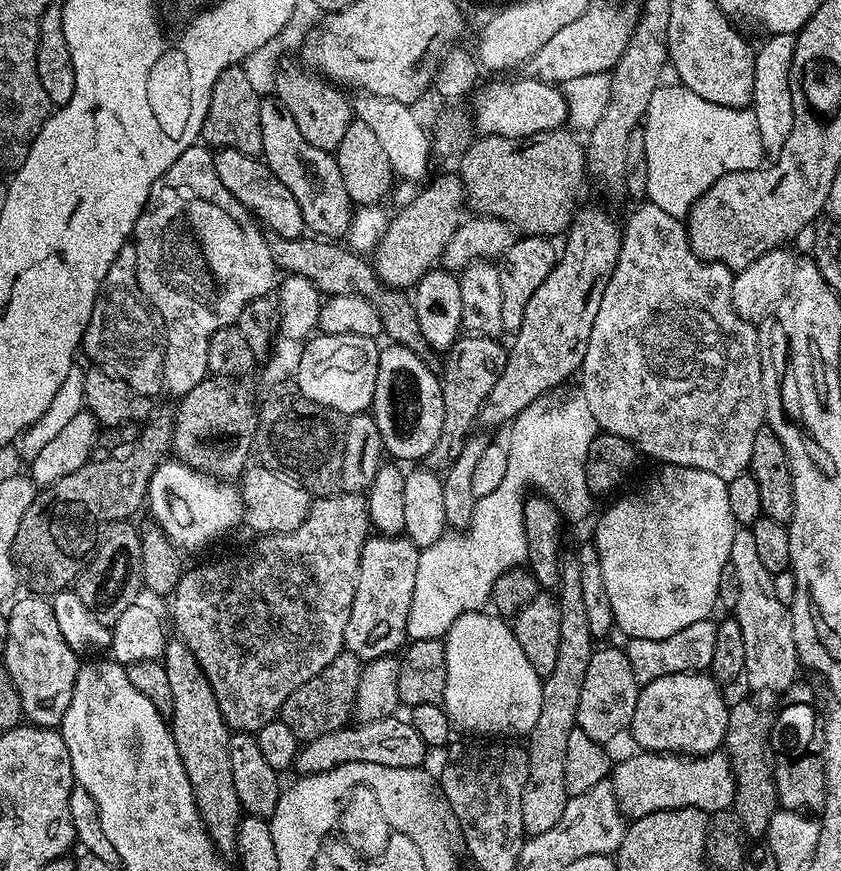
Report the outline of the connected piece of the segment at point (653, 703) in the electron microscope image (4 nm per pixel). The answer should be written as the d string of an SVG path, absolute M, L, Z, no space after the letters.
M707 671L679 672L654 678L654 682L639 689L637 705L631 722L630 735L637 749L661 754L687 754L690 756L707 756L717 751L724 743L728 725L729 701L724 701L721 685L712 679Z

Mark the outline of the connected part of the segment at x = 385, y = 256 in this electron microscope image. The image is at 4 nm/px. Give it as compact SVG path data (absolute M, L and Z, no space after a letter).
M459 175L440 176L433 184L425 183L420 193L389 219L380 245L374 249L374 267L377 278L389 288L415 289L431 268L437 267L440 255L456 239L456 231L462 227L460 207L465 207L464 187Z

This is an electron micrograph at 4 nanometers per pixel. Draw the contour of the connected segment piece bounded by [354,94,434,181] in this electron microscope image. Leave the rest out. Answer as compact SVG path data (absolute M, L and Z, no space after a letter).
M357 95L354 100L355 119L366 122L373 134L378 134L378 142L386 158L390 158L390 166L397 177L404 180L423 181L428 172L428 163L434 160L432 141L429 129L424 129L422 121L416 117L416 108L410 104L403 104L394 98L381 96Z

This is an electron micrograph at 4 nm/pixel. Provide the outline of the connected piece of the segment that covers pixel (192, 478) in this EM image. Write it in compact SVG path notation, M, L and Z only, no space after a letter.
M175 458L164 460L154 470L146 508L169 540L185 553L196 552L214 543L223 532L230 531L236 523L239 525L244 515L244 503L240 501L235 483L221 482L215 476L195 472L189 464L181 464Z

